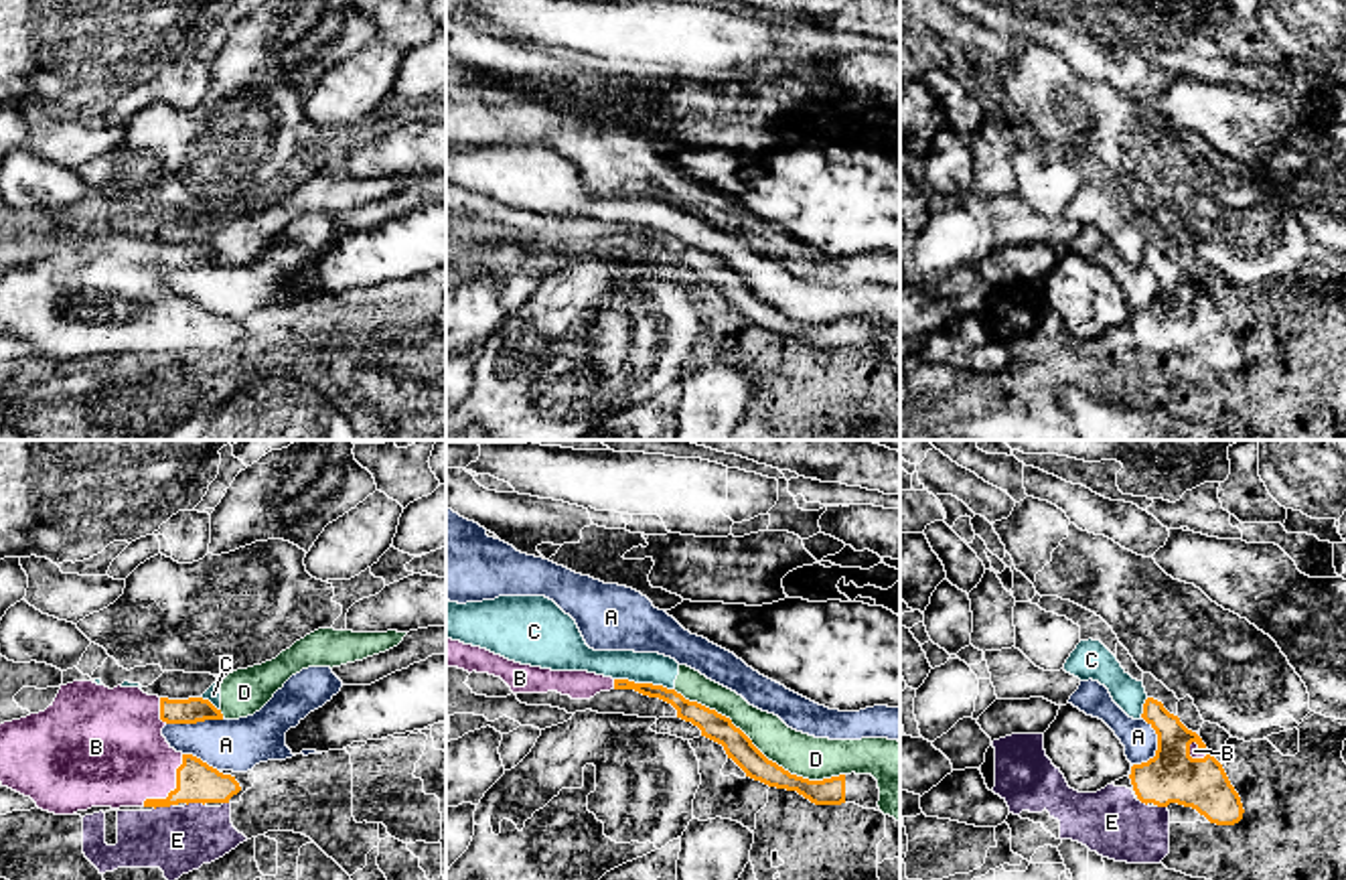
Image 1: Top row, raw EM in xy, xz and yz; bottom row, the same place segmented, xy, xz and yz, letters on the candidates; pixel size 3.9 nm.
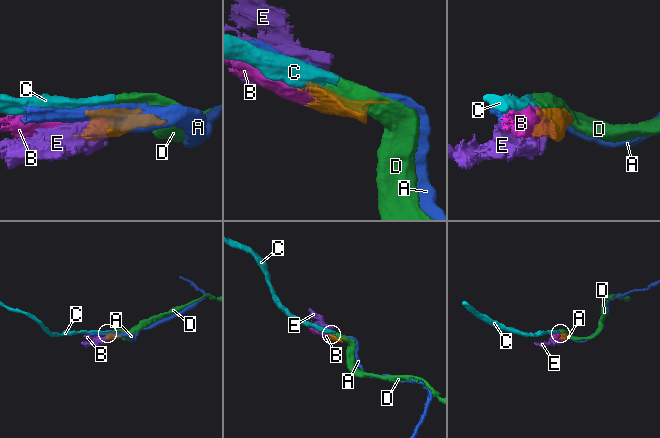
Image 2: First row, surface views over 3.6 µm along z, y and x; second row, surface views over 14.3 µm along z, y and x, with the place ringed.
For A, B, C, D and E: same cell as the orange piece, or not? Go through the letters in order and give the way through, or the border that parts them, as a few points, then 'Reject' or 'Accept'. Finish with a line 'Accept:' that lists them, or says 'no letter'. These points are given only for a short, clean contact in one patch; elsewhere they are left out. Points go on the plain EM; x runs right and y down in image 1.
A: Reject
B: Accept
C: Boundary: xz (615, 224), (661, 230), (674, 236). Reject
D: Reject
E: Boundary: xy (173, 349), (155, 355). Reject
Accept: B

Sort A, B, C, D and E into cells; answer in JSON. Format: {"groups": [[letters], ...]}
{"groups": [["A"], ["B"], ["C", "D"], ["E"]]}

